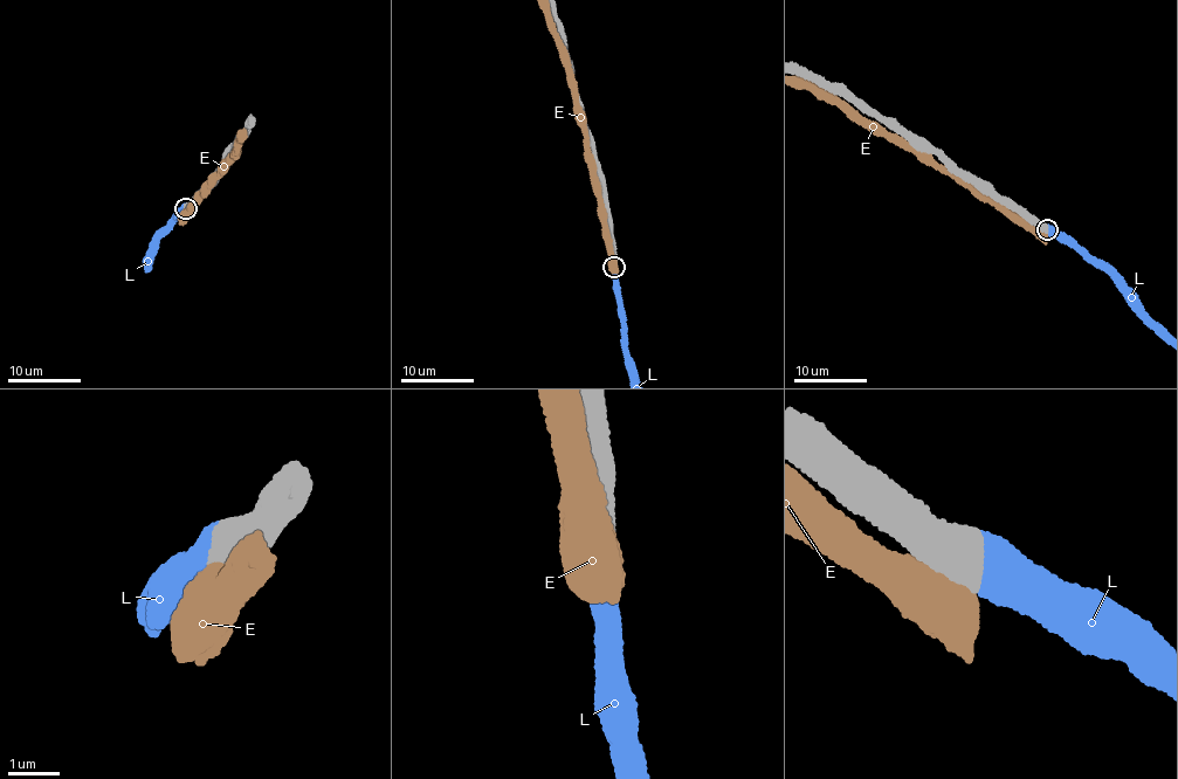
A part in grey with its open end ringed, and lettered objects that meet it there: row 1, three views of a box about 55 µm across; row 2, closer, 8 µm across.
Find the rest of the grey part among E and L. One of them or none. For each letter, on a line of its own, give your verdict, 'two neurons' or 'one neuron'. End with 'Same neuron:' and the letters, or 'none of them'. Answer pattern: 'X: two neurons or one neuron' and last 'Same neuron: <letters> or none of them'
E: two neurons
L: one neuron
Same neuron: L

